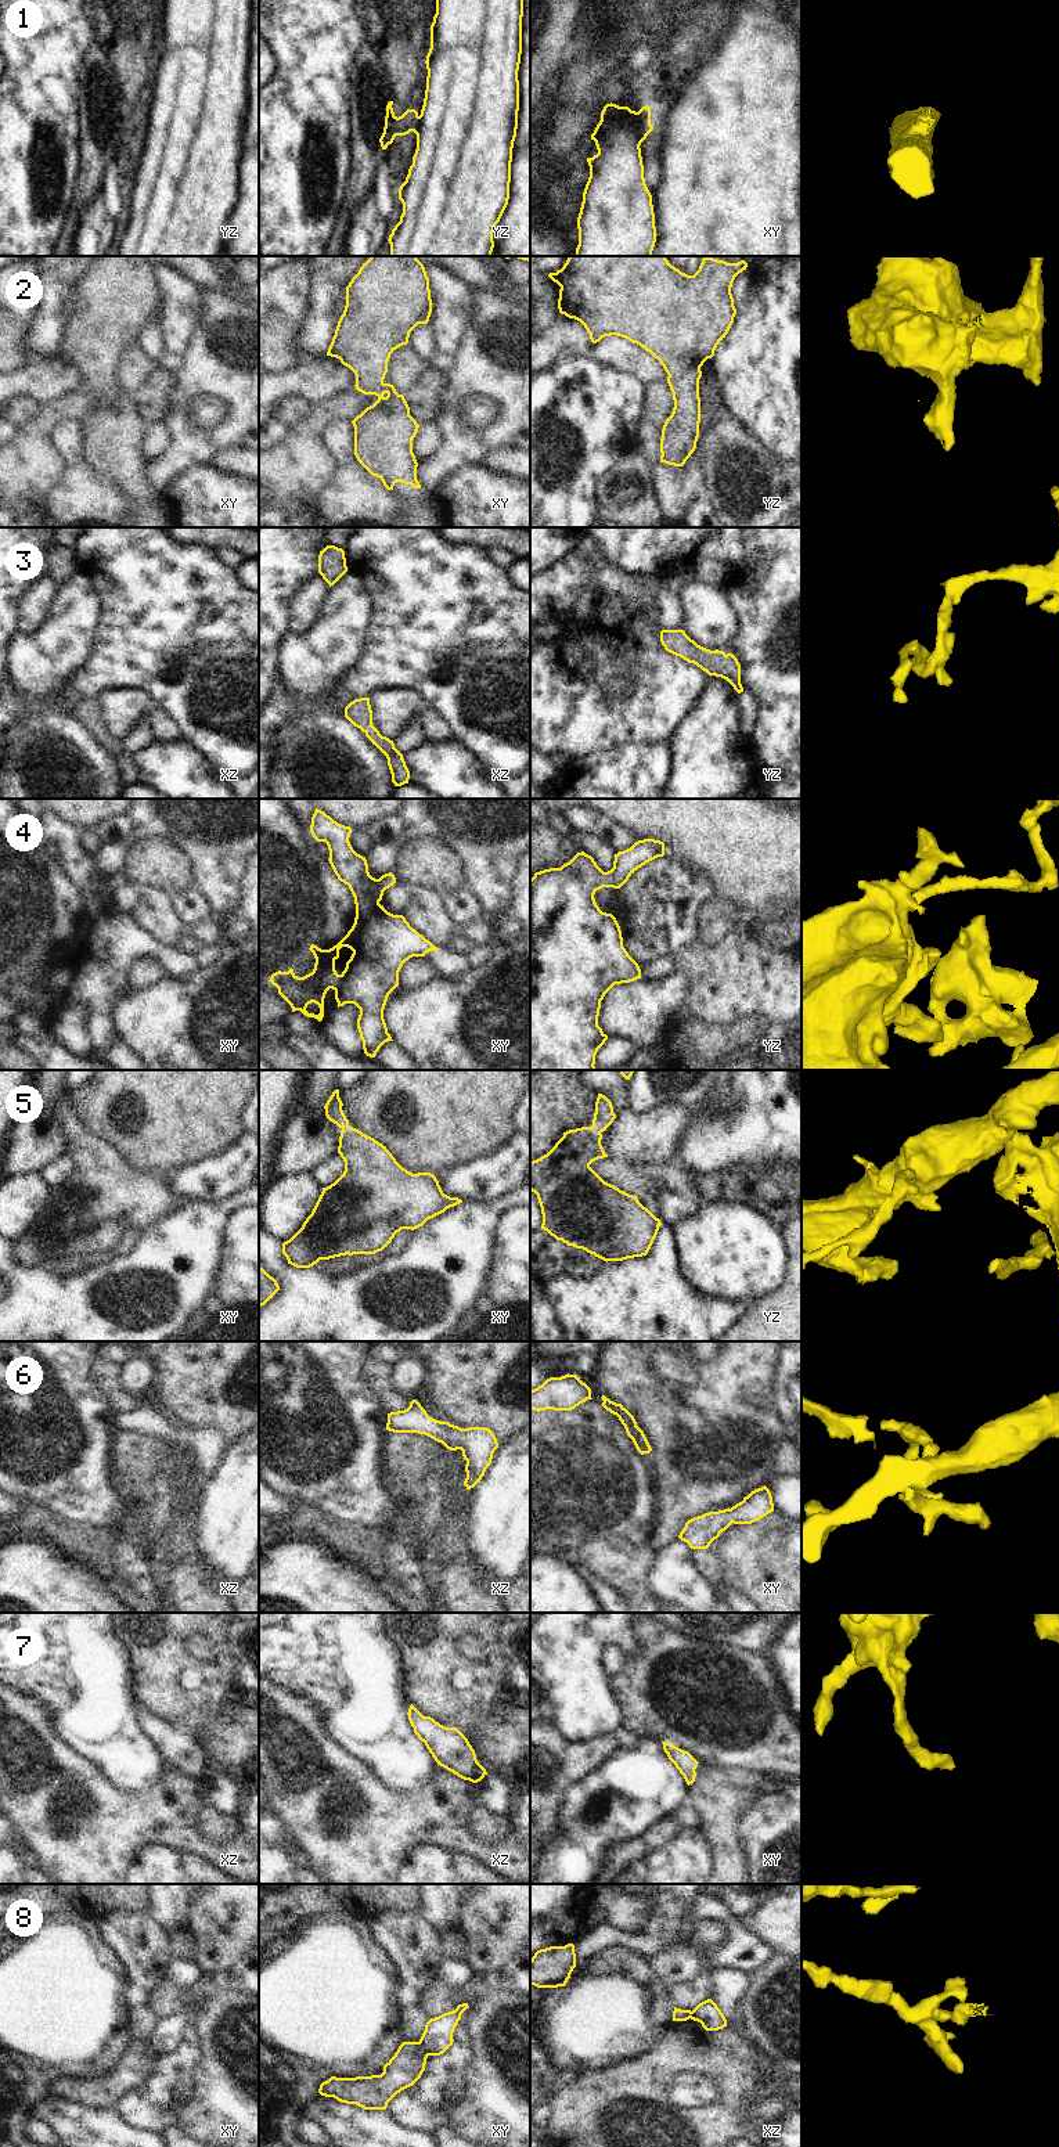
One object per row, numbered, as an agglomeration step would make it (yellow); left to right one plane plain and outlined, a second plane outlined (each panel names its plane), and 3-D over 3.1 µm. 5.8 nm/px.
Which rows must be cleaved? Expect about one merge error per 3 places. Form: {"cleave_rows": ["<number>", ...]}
{"cleave_rows": ["1", "8"]}

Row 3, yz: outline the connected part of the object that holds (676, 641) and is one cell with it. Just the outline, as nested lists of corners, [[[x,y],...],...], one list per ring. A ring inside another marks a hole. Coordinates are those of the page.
[[[662,630],[660,642],[667,652],[696,664],[709,676],[727,680],[738,694],[743,692],[741,664],[732,653],[706,649],[691,640],[684,630]]]

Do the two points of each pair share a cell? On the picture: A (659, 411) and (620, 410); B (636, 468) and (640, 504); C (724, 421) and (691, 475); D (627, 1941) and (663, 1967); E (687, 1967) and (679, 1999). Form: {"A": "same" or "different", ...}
{"A": "different", "B": "same", "C": "different", "D": "different", "E": "different"}

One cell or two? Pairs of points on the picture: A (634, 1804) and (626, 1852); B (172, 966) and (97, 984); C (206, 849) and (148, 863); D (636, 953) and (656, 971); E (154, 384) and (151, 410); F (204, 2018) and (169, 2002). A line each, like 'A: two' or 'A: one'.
A: two
B: one
C: two
D: two
E: one
F: one

